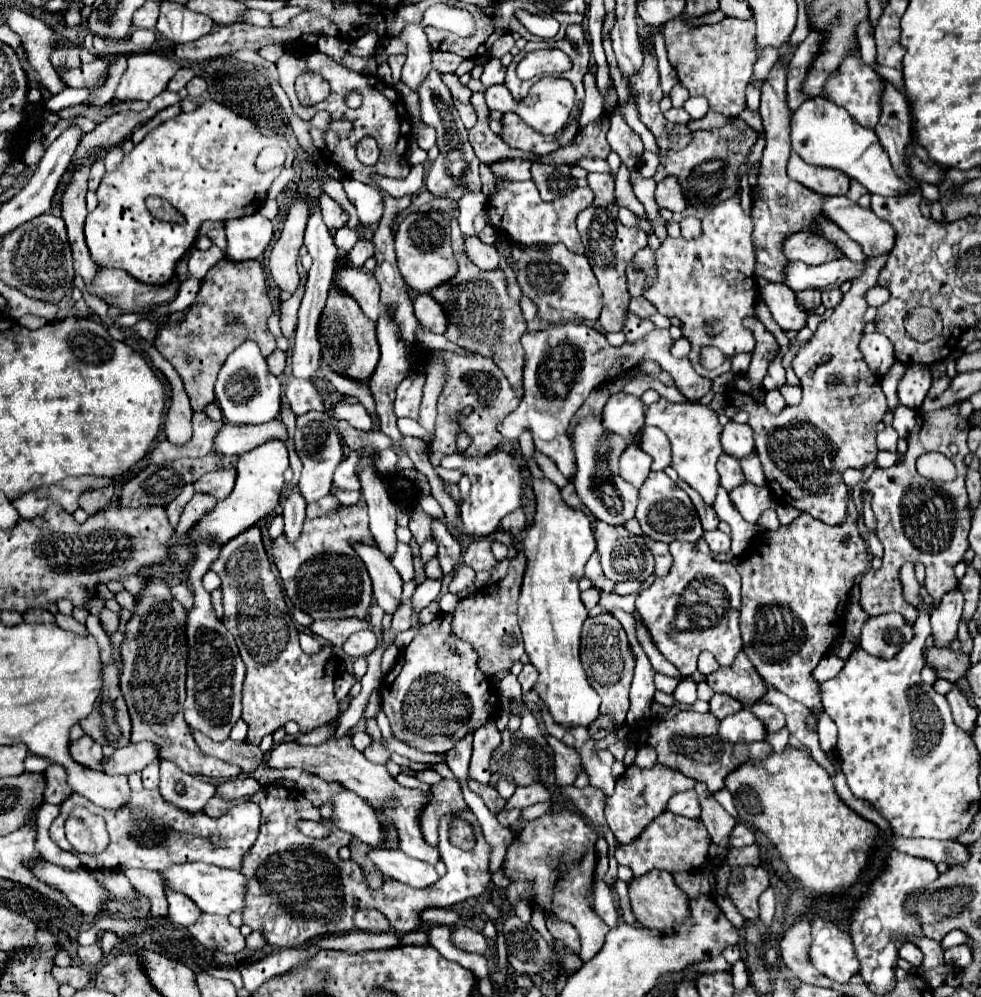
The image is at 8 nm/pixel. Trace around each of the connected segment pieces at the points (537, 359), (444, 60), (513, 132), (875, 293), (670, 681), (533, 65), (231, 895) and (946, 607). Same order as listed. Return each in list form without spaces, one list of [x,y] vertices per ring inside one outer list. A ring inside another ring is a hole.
[[[560,324],[538,332],[526,332],[522,336],[524,346],[524,396],[520,405],[500,424],[500,434],[508,442],[516,442],[524,430],[530,430],[536,450],[550,456],[558,470],[570,478],[576,472],[572,444],[566,436],[568,422],[574,412],[584,404],[588,394],[600,386],[610,384],[620,374],[626,376],[642,360],[654,360],[662,370],[670,372],[676,380],[676,388],[688,400],[700,400],[712,390],[712,380],[696,374],[688,358],[674,358],[670,354],[674,340],[668,330],[652,330],[646,338],[636,344],[610,346],[606,336],[584,324]]]
[[[434,52],[434,68],[440,72],[456,72],[462,58],[451,52]]]
[[[506,113],[502,116],[502,134],[500,138],[510,146],[534,154],[550,154],[558,150],[560,146],[566,146],[576,134],[578,134],[578,122],[576,118],[570,120],[558,134],[546,138],[542,134],[534,134],[515,113]]]
[[[874,286],[872,290],[868,290],[868,296],[866,296],[868,304],[870,306],[882,306],[884,302],[888,302],[890,298],[890,292],[886,292],[882,286]]]
[[[656,674],[654,682],[656,682],[656,688],[658,688],[658,690],[662,690],[662,692],[666,692],[666,694],[674,694],[674,690],[676,690],[676,686],[678,686],[680,680],[678,680],[678,678],[664,676],[664,674]]]
[[[534,50],[526,54],[518,64],[518,78],[520,80],[532,80],[542,76],[558,76],[570,70],[572,62],[566,54],[560,54],[560,50]],[[532,76],[532,78],[528,78]]]
[[[186,862],[186,864],[168,866],[160,874],[164,878],[164,888],[186,894],[188,898],[192,898],[198,904],[202,912],[222,914],[222,916],[228,916],[230,912],[242,912],[246,880],[238,870],[226,870],[226,868],[202,864],[202,862]]]
[[[954,588],[954,590],[950,590],[942,596],[940,604],[932,612],[932,616],[930,616],[932,636],[934,636],[938,648],[948,646],[956,638],[958,622],[960,622],[960,616],[962,616],[962,606],[964,606],[962,592],[958,588]]]

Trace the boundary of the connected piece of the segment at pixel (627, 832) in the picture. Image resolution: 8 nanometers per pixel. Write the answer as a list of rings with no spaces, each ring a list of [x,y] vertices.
[[[636,764],[628,766],[626,774],[622,778],[618,778],[616,782],[616,788],[614,788],[614,794],[606,800],[606,820],[608,820],[608,826],[612,828],[616,840],[620,844],[626,844],[626,842],[632,842],[634,838],[638,838],[638,834],[658,816],[666,810],[666,802],[670,800],[670,796],[678,794],[678,792],[684,792],[684,790],[690,790],[694,788],[694,778],[688,778],[684,774],[680,774],[678,770],[674,768],[668,768],[668,766],[652,766],[650,770],[648,768],[638,768]]]

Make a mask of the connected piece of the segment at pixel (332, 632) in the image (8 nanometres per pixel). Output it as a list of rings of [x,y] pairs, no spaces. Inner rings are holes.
[[[342,618],[342,620],[314,620],[312,626],[308,626],[312,634],[322,636],[324,640],[328,640],[332,646],[342,648],[342,644],[348,640],[350,634],[358,632],[358,630],[366,630],[370,628],[368,620],[360,620],[360,618]]]

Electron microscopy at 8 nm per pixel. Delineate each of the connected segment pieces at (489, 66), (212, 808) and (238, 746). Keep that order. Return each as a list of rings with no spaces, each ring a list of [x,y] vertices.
[[[490,58],[484,66],[484,72],[480,76],[482,84],[484,86],[492,86],[492,84],[502,84],[504,82],[504,74],[506,74],[506,68],[502,66],[502,62],[498,58]]]
[[[212,796],[210,798],[210,802],[206,804],[206,808],[204,808],[204,812],[208,814],[208,816],[220,816],[228,806],[232,806],[232,802],[224,802],[222,798],[218,798],[218,796]]]
[[[192,730],[192,736],[198,744],[198,748],[208,754],[208,756],[214,756],[214,758],[220,758],[220,760],[228,760],[230,764],[236,764],[240,766],[244,772],[250,772],[260,784],[268,784],[276,778],[296,778],[294,774],[298,774],[296,770],[282,770],[282,772],[274,772],[274,770],[266,770],[266,762],[262,760],[262,750],[254,744],[248,744],[248,742],[234,742],[234,740],[226,740],[222,744],[216,744],[212,742],[208,736],[204,736],[202,732],[198,730]]]

